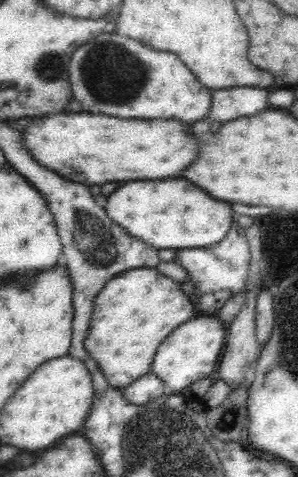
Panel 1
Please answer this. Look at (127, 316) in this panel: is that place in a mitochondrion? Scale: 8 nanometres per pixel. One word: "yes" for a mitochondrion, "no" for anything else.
no

